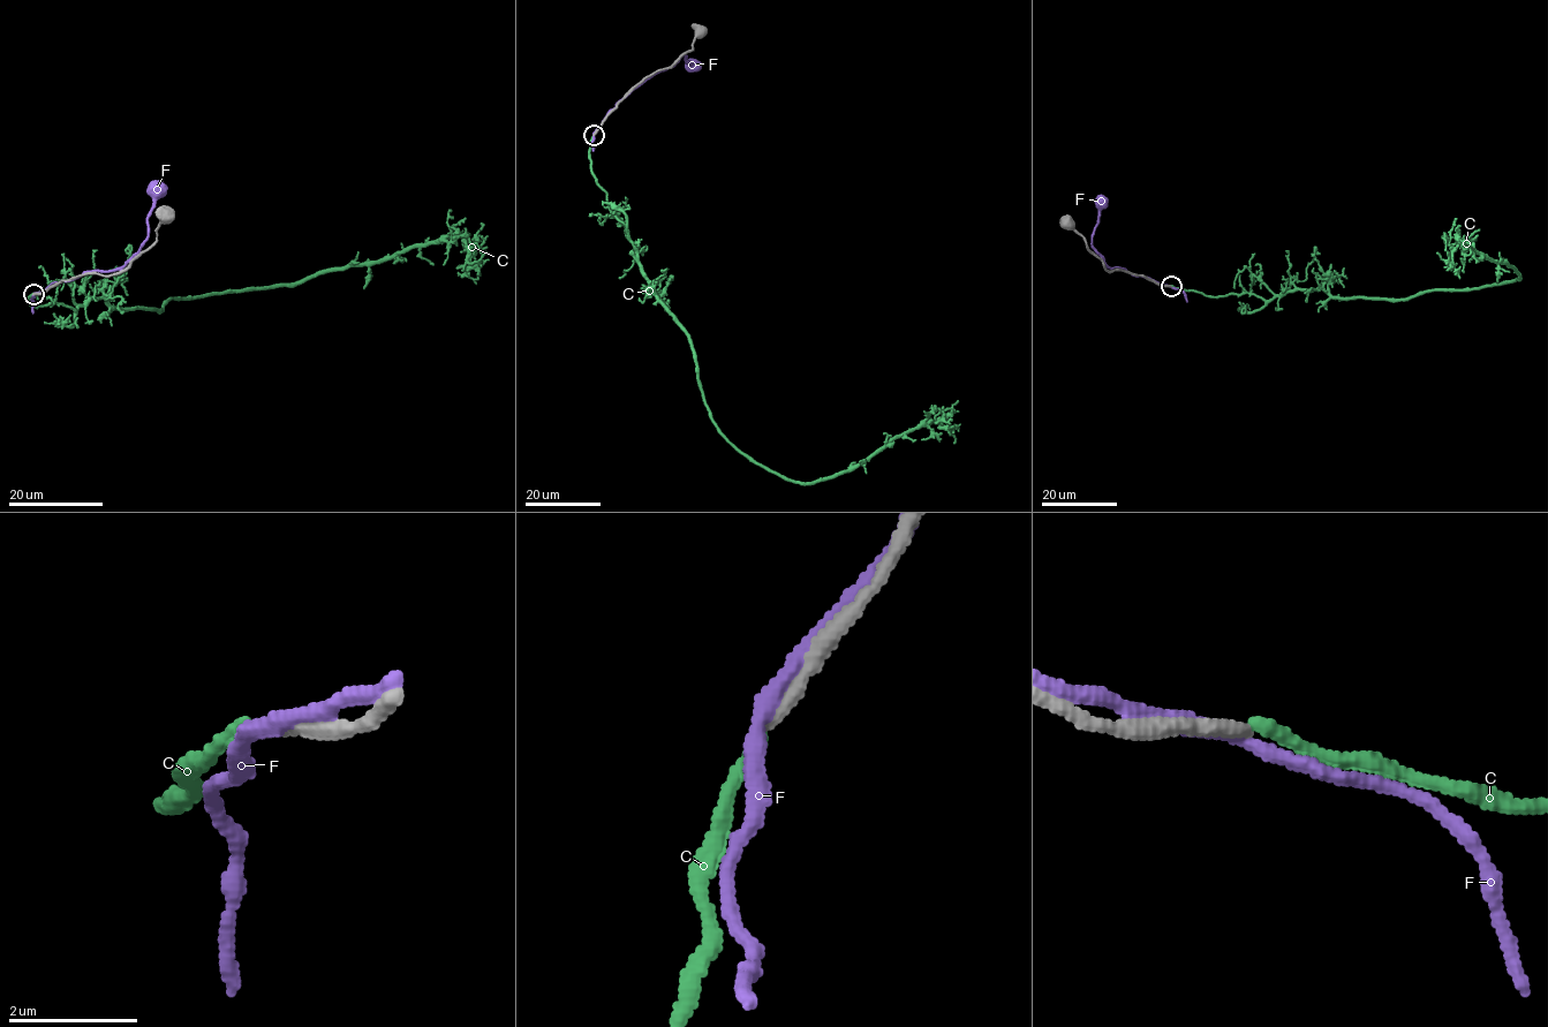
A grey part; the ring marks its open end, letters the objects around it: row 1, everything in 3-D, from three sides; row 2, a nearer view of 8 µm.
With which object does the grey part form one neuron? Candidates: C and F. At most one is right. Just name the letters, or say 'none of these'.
none of these

